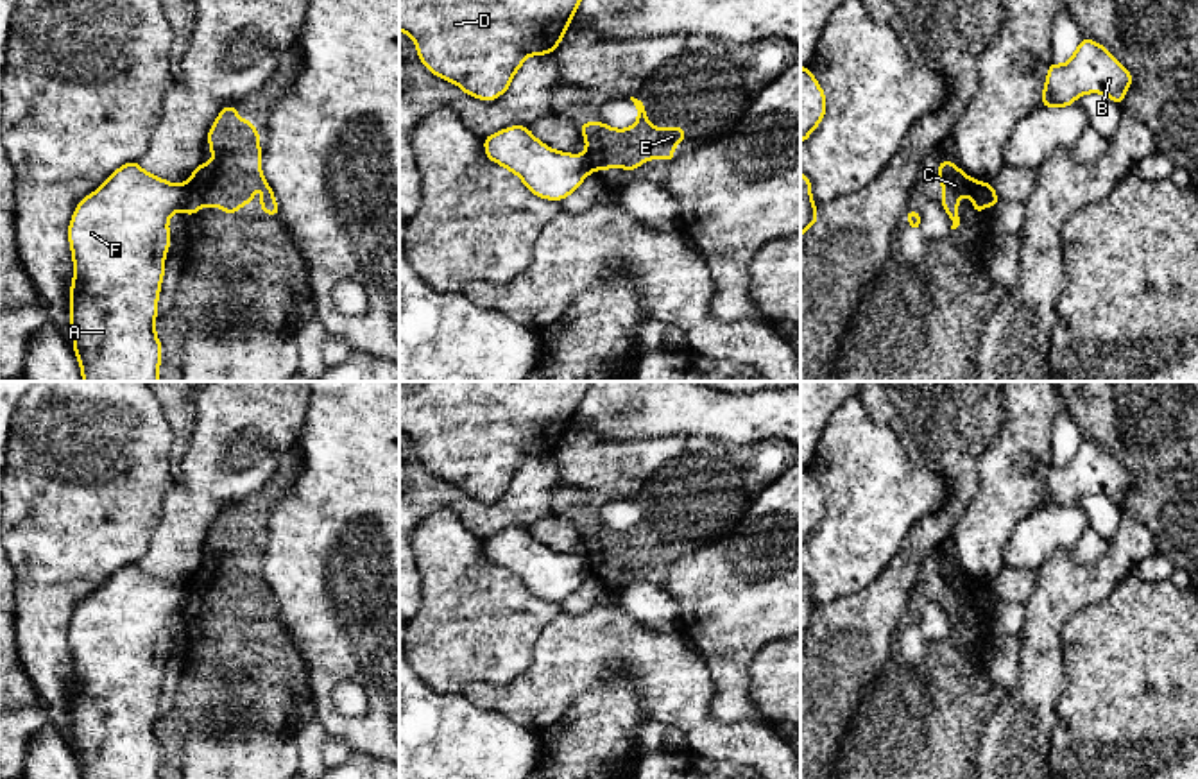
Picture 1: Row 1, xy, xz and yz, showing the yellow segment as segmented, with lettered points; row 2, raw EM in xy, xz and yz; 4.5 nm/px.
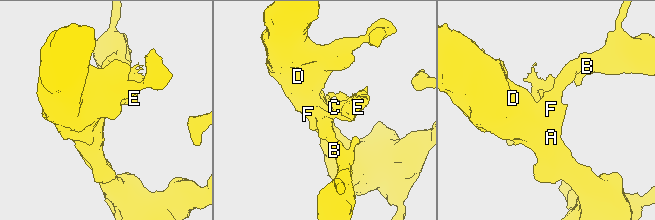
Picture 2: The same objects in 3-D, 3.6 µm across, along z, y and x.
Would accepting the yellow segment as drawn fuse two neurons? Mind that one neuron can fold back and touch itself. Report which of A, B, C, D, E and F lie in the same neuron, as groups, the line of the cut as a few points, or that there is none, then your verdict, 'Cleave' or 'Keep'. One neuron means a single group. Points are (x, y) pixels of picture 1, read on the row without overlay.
Groups: A B D F / C E. Split along xy (181, 586), (183, 609). Cleave

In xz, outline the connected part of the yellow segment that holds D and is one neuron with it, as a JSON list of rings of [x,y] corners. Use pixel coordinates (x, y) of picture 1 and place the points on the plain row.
[[[399,381],[399,432],[408,435],[421,464],[467,496],[494,501],[503,496],[528,457],[552,455],[593,381]]]

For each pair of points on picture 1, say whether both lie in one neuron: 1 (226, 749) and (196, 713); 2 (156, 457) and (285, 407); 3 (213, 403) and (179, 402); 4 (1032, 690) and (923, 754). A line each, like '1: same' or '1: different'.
1: different
2: different
3: different
4: different

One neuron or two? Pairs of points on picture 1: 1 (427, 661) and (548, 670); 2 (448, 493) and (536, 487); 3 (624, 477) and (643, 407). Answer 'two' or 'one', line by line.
1: two
2: one
3: two

